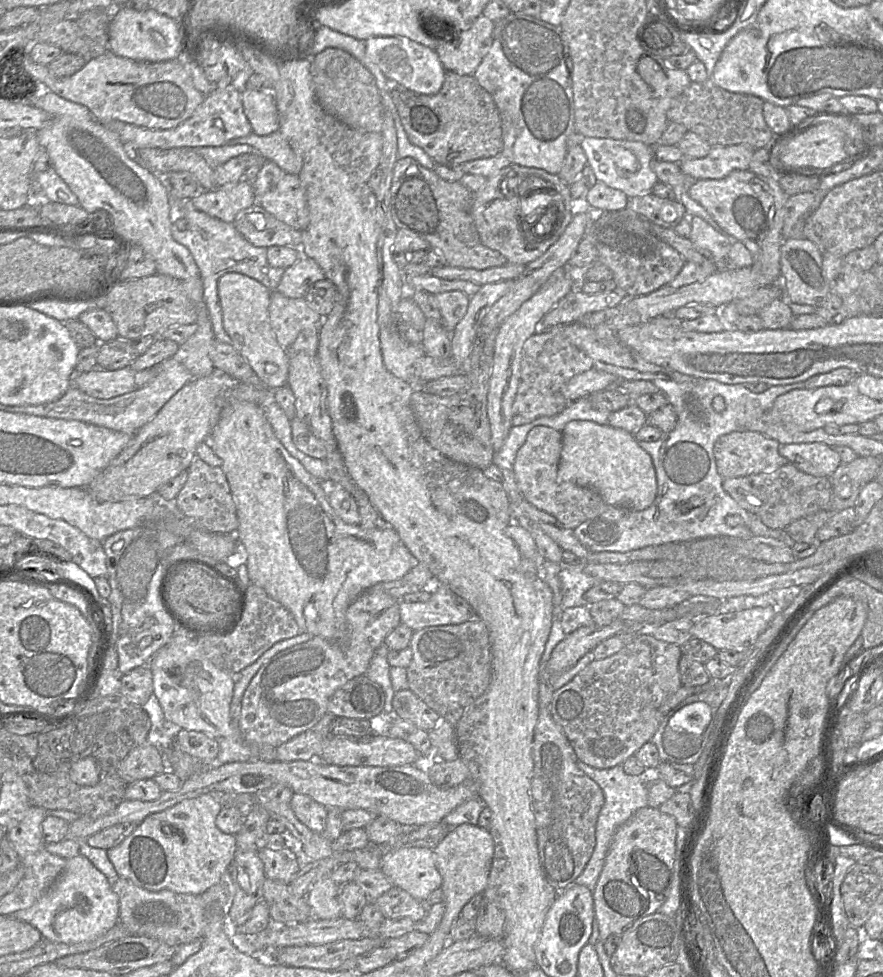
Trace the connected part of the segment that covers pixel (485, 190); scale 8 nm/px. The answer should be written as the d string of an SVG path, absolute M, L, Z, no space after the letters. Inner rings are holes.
M512 164L488 177L484 186L474 194L471 214L480 239L486 247L505 256L507 264L526 266L542 256L553 245L551 242L547 242L547 239L551 236L550 232L545 232L540 236L542 238L544 236L544 240L536 244L537 238L532 237L529 230L527 230L528 228L535 228L540 223L537 214L538 209L533 210L531 214L526 215L522 220L518 220L518 204L529 191L541 188L553 189L551 182L546 178L549 178L549 173L543 169ZM540 175L545 178L540 178ZM510 177L526 177L535 180L519 179L510 183L507 182Z

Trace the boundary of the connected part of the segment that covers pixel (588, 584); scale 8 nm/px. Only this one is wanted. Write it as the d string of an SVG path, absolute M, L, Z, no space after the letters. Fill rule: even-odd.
M584 561L575 565L562 565L559 572L562 602L561 610L586 605L584 594L599 580L585 573Z

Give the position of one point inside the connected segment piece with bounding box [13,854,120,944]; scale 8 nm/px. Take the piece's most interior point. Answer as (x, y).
(80, 906)

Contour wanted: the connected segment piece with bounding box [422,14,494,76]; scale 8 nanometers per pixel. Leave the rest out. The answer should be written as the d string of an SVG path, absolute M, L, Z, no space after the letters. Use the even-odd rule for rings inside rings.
M481 14L472 22L468 29L457 32L457 37L448 42L447 35L450 32L444 32L442 24L434 20L423 17L422 24L428 31L427 35L434 35L435 39L440 40L435 52L445 71L452 71L459 75L473 76L475 70L491 47L494 22Z

